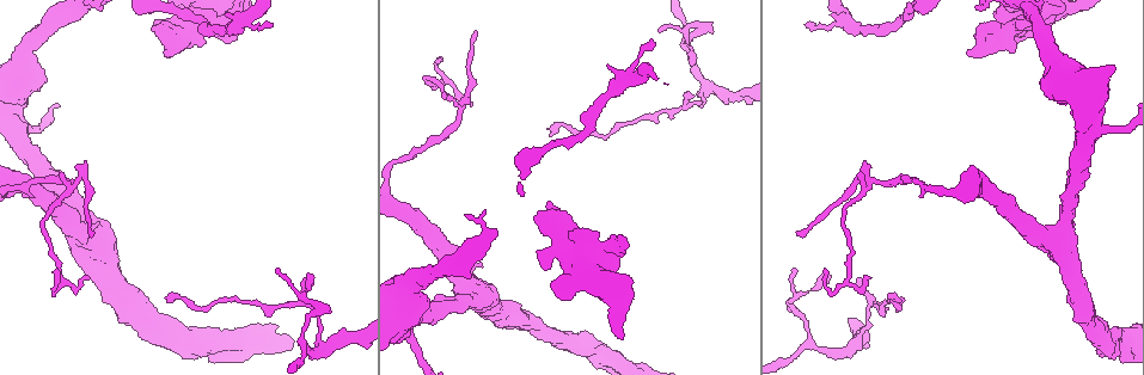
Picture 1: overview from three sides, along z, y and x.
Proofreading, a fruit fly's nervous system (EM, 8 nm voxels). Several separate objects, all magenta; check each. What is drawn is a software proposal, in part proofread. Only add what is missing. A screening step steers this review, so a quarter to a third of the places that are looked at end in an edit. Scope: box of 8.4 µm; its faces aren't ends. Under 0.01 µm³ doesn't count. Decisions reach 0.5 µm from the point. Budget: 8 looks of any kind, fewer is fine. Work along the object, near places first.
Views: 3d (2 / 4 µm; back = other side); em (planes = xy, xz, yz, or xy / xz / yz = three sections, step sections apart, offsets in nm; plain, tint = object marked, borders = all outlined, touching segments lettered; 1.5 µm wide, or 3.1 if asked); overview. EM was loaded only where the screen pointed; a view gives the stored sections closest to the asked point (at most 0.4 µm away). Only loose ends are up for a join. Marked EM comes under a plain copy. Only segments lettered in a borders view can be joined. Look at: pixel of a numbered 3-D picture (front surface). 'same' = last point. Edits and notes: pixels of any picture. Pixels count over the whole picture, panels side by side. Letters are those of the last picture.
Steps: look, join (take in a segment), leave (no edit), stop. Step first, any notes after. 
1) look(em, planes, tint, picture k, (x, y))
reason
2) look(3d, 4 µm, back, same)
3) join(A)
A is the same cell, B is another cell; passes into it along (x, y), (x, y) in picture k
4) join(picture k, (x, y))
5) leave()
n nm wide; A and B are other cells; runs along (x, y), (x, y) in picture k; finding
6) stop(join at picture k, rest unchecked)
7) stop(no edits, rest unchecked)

look(em, xz, step 4, borders, picture 1, (1030, 35))
thick end

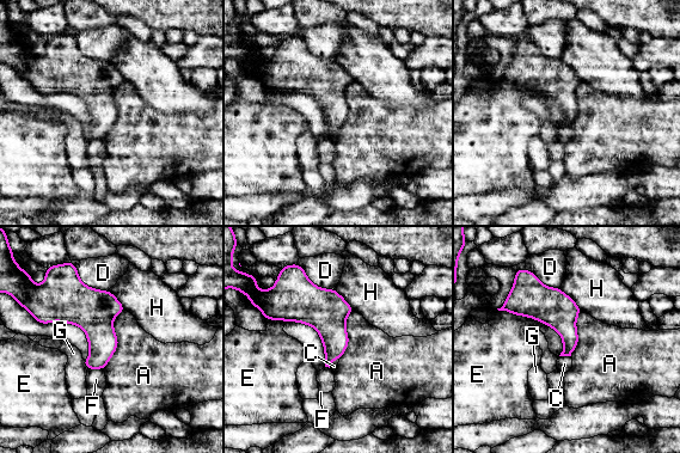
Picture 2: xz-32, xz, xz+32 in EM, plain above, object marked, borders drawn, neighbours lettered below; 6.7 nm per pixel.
leave()
E touches over 550 nm; A, C, D, E, F, G and H are other cells; no lettered segment goes on from it

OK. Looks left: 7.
look(3d, 2 µm, picture 1, (808, 25))
an open end

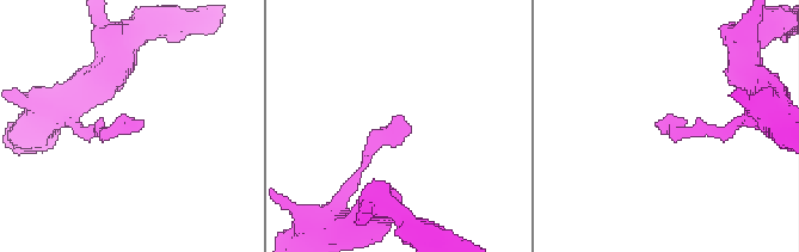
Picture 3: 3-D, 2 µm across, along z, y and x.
look(em, planes, borders, picture 3, (408, 126))

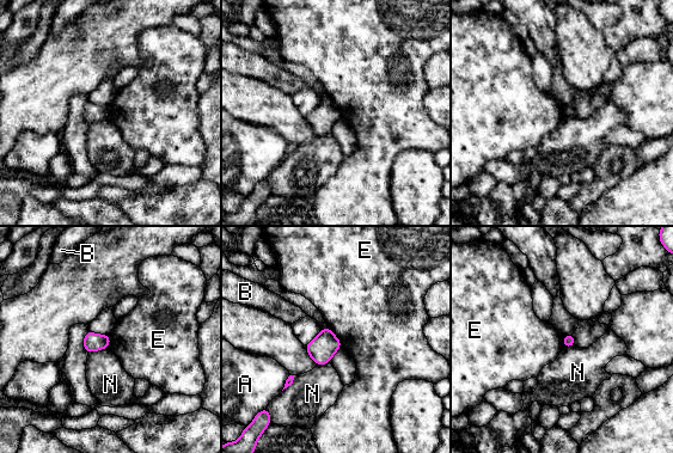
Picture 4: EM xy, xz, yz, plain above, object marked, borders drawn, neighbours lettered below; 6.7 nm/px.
leave()
A, B, E and N are other cells; no lettered segment goes on from it

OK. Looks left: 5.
look(em, xy, step 8, tint, picture 1, (797, 270))
thin end

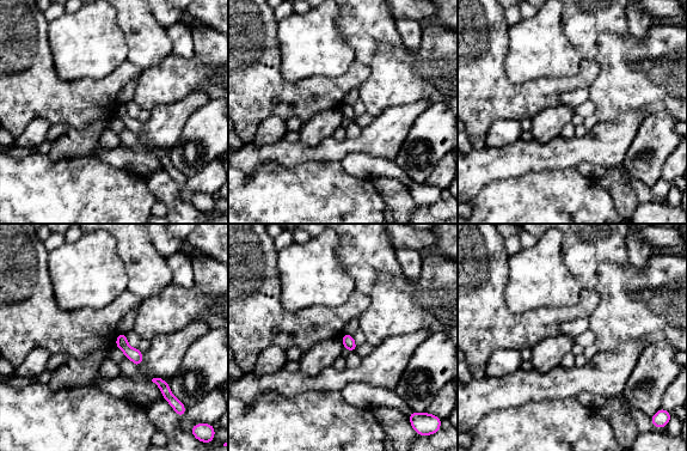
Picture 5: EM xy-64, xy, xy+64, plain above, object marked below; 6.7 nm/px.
look(em, planes, borders, same)

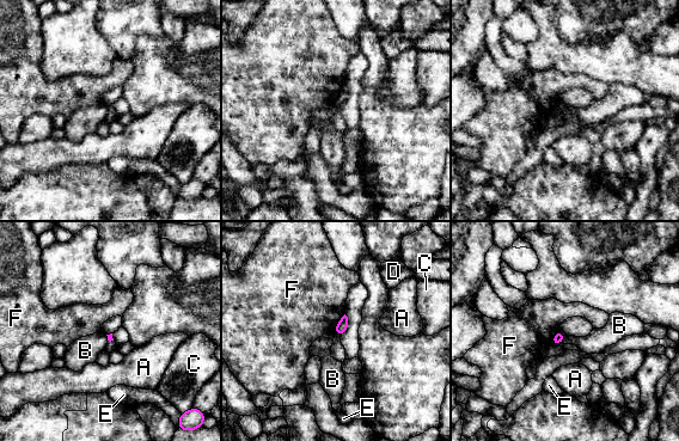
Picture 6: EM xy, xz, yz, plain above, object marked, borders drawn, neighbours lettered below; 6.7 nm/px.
leave()
A, B, C, D, E and F are other cells; border along (566, 335), (557, 345) in picture 6; no lettered segment goes on from it

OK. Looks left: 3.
stop(no edits, rest unchecked)

